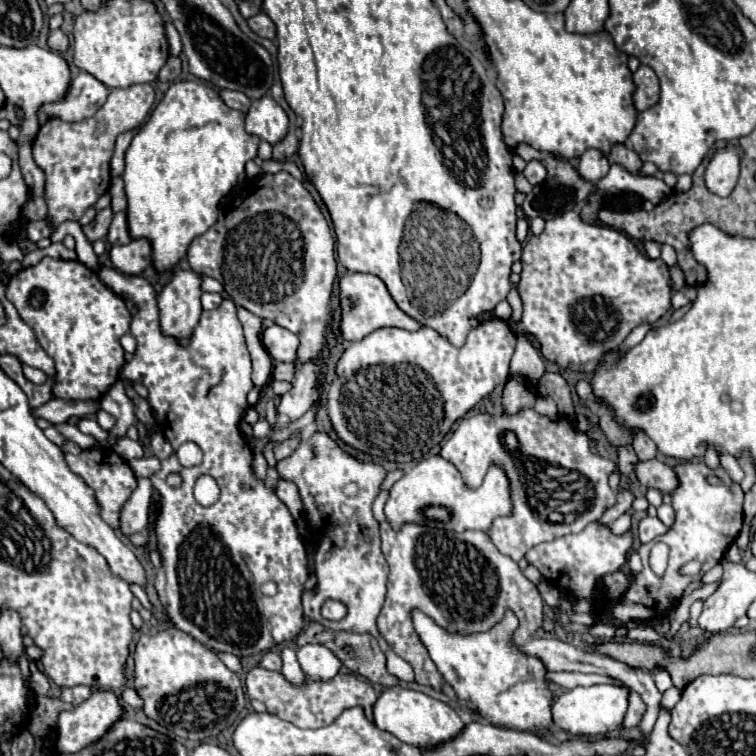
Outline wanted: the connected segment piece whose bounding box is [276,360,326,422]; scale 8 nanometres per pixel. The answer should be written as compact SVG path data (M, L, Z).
M326 360L318 364L310 362L296 370L296 376L292 380L292 390L280 398L280 404L276 408L278 416L286 416L290 422L296 422L300 416L304 416L312 408L316 400L316 394L314 394L316 372L320 370L322 364L326 364Z

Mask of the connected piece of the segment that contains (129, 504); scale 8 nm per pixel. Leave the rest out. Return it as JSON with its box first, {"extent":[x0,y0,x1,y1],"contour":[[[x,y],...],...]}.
{"extent":[120,478,152,538],"contour":[[[138,478],[136,490],[120,510],[120,532],[126,538],[148,526],[150,500],[152,500],[152,482],[148,478]]]}

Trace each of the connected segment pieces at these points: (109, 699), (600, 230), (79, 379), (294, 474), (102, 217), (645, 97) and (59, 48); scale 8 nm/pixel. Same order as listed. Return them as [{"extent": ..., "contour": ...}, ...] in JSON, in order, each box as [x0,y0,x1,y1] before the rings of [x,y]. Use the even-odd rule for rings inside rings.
[{"extent":[56,690,122,754],"contour":[[[108,690],[92,692],[84,704],[60,714],[56,752],[72,754],[82,750],[86,744],[98,740],[118,718],[122,718],[118,698]]]},{"extent":[508,212,672,374],"contour":[[[566,212],[556,220],[548,220],[542,234],[532,234],[522,246],[520,262],[524,268],[518,292],[524,312],[518,322],[508,320],[508,326],[516,336],[534,334],[542,346],[542,356],[556,362],[560,368],[592,374],[598,368],[600,358],[606,352],[616,350],[636,326],[654,324],[670,310],[672,280],[664,260],[650,260],[638,252],[628,234],[608,226],[586,224],[576,212]]]},{"extent":[6,258,132,402],"contour":[[[42,258],[36,266],[14,274],[6,296],[16,306],[20,318],[32,326],[40,346],[56,364],[54,396],[100,402],[124,366],[120,338],[128,334],[132,320],[124,300],[82,262],[54,258]]]},{"extent":[276,432,412,682],"contour":[[[320,432],[312,434],[308,440],[302,440],[292,456],[278,462],[276,470],[280,478],[292,480],[298,486],[300,498],[304,502],[304,518],[308,530],[318,542],[312,566],[318,576],[318,584],[316,588],[302,594],[304,614],[330,630],[346,630],[358,634],[362,634],[364,630],[370,632],[374,638],[378,638],[380,648],[386,654],[388,672],[402,682],[412,682],[412,666],[390,648],[390,644],[380,636],[380,630],[376,628],[376,618],[386,598],[388,564],[380,550],[380,534],[378,522],[372,516],[372,502],[378,496],[386,470],[378,464],[364,464],[350,458],[338,448],[336,442]],[[328,598],[338,600],[348,608],[342,620],[334,622],[322,618],[320,608]]]},{"extent":[82,208,114,242],"contour":[[[110,208],[100,210],[100,212],[96,214],[96,218],[94,218],[88,226],[82,226],[82,230],[84,230],[86,238],[88,238],[90,242],[106,238],[108,228],[110,228],[110,222],[112,222],[112,216],[114,216],[114,214],[112,214],[112,210],[110,210]]]},{"extent":[632,66,660,112],"contour":[[[640,66],[636,72],[634,72],[634,84],[636,84],[636,90],[632,94],[632,102],[634,102],[634,108],[638,112],[642,110],[648,110],[650,106],[654,106],[658,102],[658,94],[660,94],[660,86],[656,84],[656,74],[650,66]]]},{"extent":[48,30,68,52],"contour":[[[50,30],[48,46],[54,52],[66,52],[68,50],[68,36],[62,30]]]}]

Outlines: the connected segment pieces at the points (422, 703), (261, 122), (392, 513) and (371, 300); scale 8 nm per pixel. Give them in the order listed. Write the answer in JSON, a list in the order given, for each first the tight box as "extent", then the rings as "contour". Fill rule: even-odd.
[{"extent":[374,688,464,750],"contour":[[[388,688],[378,696],[374,706],[374,722],[380,730],[386,730],[398,740],[420,750],[432,748],[432,744],[444,744],[444,740],[452,740],[452,736],[458,736],[464,730],[464,722],[450,706],[406,688]]]},{"extent":[246,94,288,144],"contour":[[[266,94],[258,100],[252,100],[252,108],[246,114],[246,132],[256,134],[270,144],[276,144],[288,132],[288,116],[276,104],[276,100]]]},{"extent":[384,456,510,532],"contour":[[[428,456],[419,462],[412,461],[408,464],[408,472],[390,488],[384,512],[386,520],[392,528],[402,528],[404,524],[426,524],[422,510],[426,506],[444,506],[450,510],[450,522],[446,524],[454,532],[464,530],[482,530],[486,532],[496,516],[508,514],[510,506],[510,492],[508,480],[500,472],[500,468],[492,466],[482,482],[480,488],[468,490],[460,478],[456,466],[442,456]]]},{"extent":[340,272,420,342],"contour":[[[348,272],[340,280],[340,308],[342,308],[342,322],[340,322],[342,338],[350,340],[350,342],[362,340],[364,336],[372,334],[378,328],[384,328],[384,326],[396,326],[396,328],[404,328],[404,330],[420,328],[420,324],[414,318],[410,318],[396,306],[386,284],[374,274]]]}]

